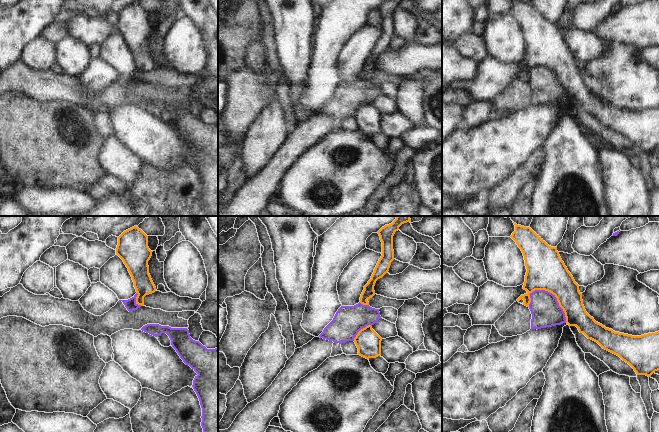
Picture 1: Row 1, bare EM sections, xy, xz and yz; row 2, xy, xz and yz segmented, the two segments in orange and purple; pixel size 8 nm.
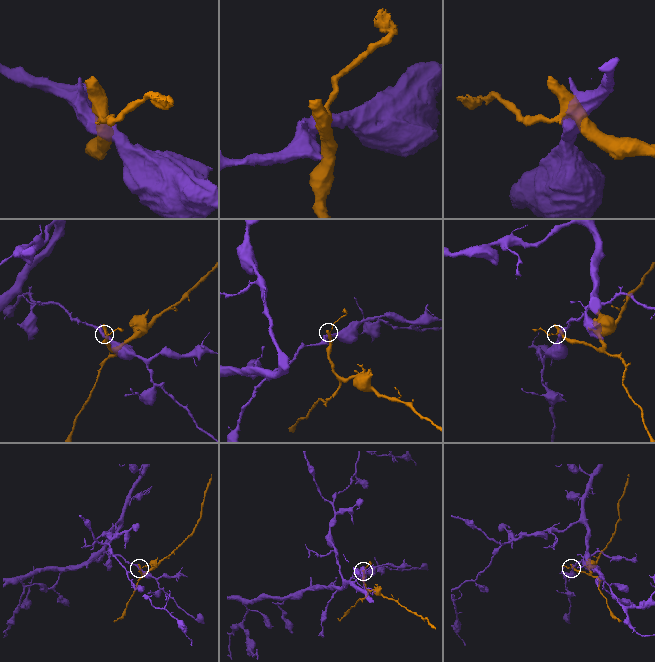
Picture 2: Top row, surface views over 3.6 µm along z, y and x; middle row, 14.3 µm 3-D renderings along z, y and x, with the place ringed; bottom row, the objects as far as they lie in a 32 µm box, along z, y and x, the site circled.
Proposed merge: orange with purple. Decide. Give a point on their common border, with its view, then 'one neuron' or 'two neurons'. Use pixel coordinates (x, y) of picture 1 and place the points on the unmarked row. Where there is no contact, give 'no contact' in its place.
meets orange in yz at (555, 72); two neurons

